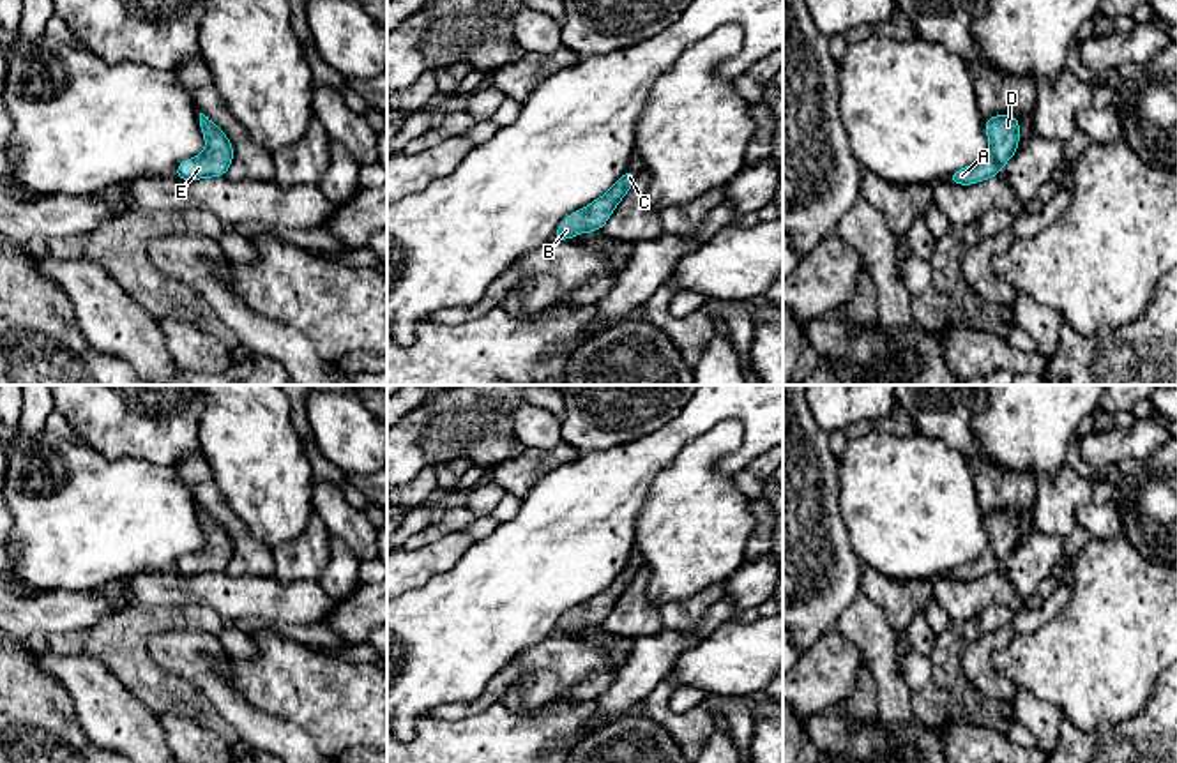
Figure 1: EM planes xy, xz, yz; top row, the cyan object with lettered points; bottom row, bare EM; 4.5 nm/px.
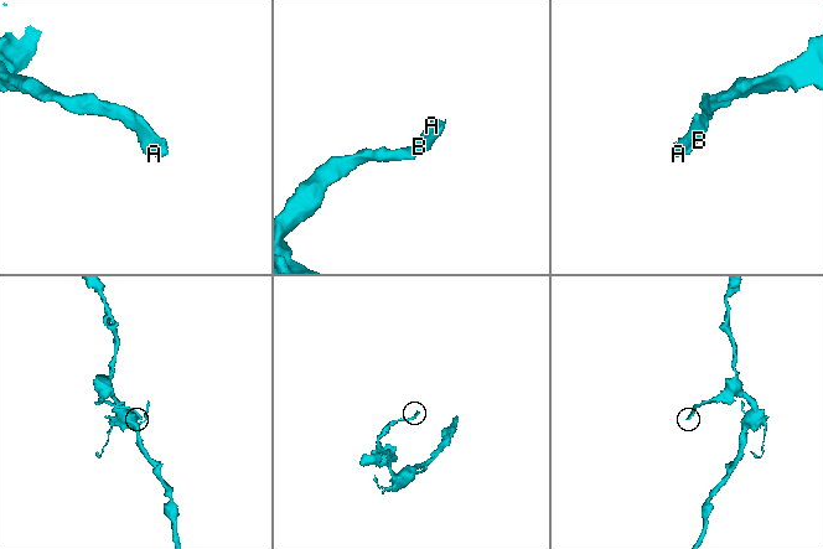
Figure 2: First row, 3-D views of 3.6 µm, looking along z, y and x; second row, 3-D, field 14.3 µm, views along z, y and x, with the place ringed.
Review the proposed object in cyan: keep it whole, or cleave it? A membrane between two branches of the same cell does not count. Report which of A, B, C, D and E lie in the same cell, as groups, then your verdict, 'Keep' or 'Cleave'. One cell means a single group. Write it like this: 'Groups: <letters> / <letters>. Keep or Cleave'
Groups: A B C D E. Keep

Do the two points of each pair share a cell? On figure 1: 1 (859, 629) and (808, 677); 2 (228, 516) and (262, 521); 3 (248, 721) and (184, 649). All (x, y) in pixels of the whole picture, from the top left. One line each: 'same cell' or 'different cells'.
1: different cells
2: different cells
3: same cell

